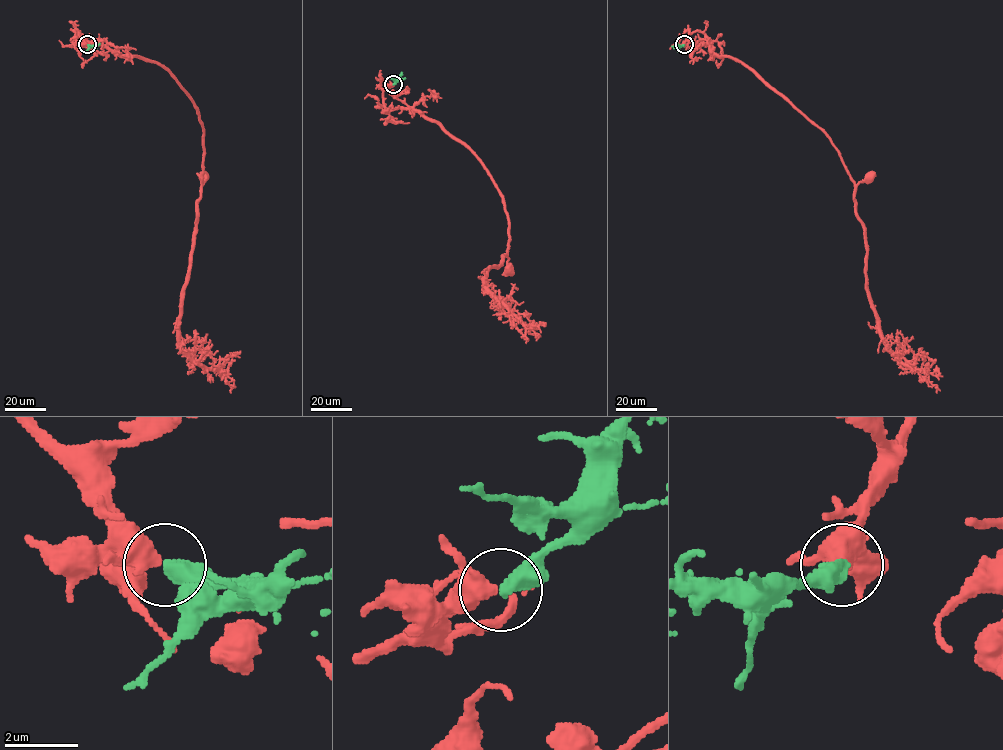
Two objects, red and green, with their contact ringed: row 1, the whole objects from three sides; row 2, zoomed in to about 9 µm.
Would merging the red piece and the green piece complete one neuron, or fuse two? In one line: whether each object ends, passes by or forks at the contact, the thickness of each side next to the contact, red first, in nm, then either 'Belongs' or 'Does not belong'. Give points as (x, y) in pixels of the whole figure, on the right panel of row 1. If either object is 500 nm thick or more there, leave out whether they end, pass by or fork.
At the ring red passes by. At the ring green ends. Thickness 400 nm (red) against 440 nm. Belongs

